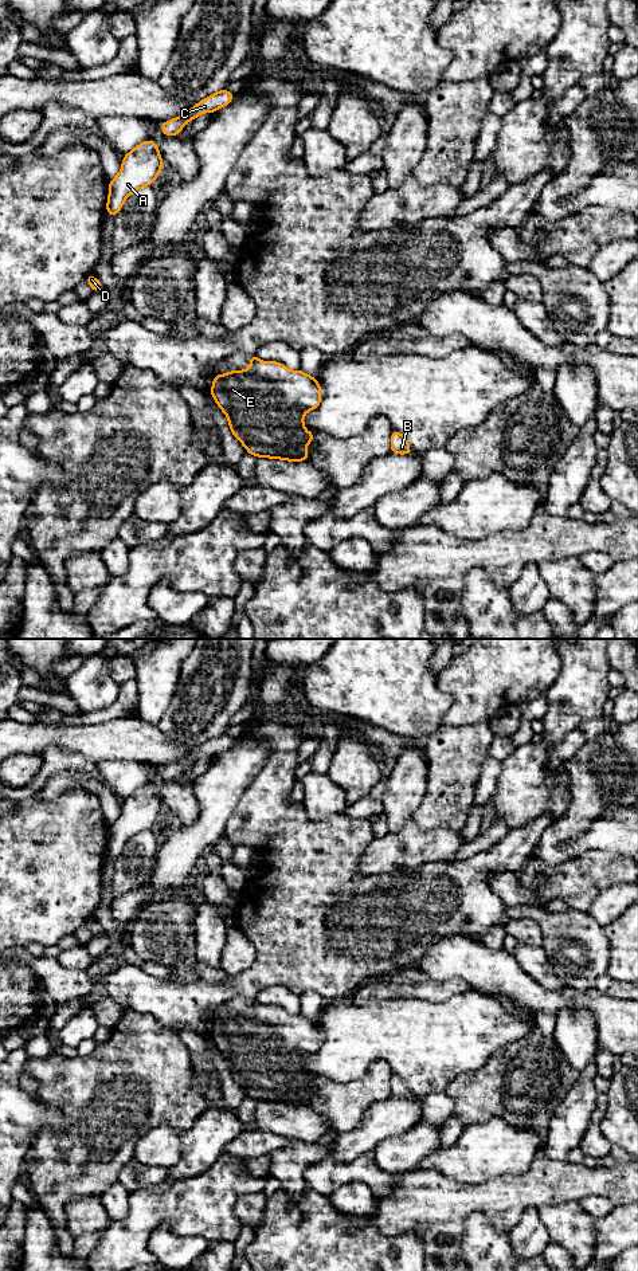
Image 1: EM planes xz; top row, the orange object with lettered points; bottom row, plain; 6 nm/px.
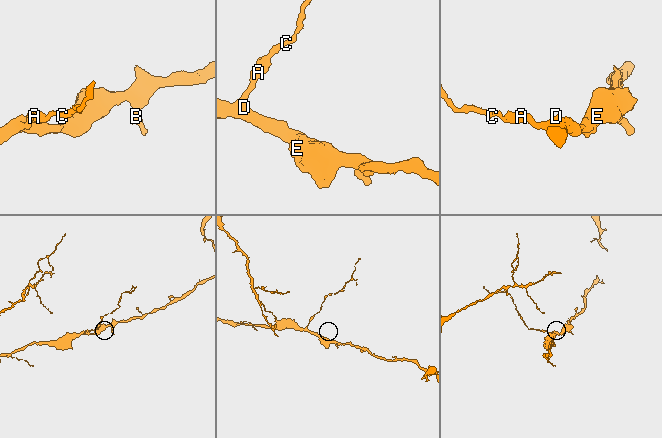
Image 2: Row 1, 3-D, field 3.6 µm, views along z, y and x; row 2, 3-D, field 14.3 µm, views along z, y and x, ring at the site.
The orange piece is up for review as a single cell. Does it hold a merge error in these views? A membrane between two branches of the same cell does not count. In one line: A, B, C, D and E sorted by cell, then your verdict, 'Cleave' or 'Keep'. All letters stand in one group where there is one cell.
Groups: A B C D E. Keep

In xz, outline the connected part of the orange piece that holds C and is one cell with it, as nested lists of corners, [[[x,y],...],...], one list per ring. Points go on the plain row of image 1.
[[[222,733],[220,735],[204,742],[196,750],[192,750],[185,758],[169,764],[161,768],[161,777],[164,780],[180,780],[183,770],[188,765],[193,765],[201,757],[214,757],[227,749],[234,744],[234,738],[231,738],[227,733]]]

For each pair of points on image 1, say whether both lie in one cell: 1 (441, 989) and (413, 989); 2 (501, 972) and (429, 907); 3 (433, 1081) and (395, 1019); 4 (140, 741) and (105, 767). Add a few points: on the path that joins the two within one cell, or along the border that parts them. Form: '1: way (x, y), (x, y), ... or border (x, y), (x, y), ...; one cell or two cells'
1: way (434, 989), (419, 989); one cell
2: border (472, 936), (449, 934), (435, 940), (429, 948); two cells
3: way (429, 1066), (429, 1052), (410, 1034); one cell
4: border (96, 761), (133, 760), (145, 764); two cells

